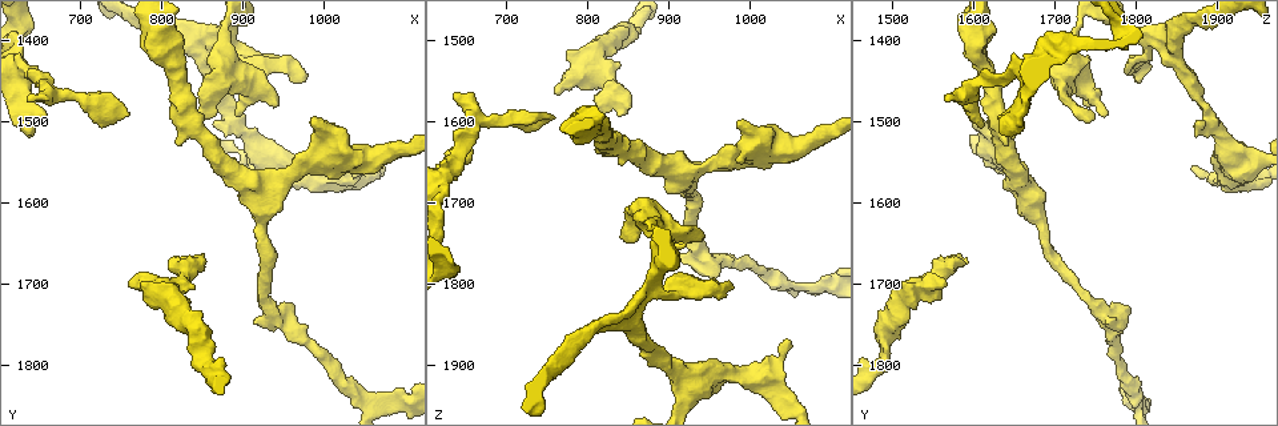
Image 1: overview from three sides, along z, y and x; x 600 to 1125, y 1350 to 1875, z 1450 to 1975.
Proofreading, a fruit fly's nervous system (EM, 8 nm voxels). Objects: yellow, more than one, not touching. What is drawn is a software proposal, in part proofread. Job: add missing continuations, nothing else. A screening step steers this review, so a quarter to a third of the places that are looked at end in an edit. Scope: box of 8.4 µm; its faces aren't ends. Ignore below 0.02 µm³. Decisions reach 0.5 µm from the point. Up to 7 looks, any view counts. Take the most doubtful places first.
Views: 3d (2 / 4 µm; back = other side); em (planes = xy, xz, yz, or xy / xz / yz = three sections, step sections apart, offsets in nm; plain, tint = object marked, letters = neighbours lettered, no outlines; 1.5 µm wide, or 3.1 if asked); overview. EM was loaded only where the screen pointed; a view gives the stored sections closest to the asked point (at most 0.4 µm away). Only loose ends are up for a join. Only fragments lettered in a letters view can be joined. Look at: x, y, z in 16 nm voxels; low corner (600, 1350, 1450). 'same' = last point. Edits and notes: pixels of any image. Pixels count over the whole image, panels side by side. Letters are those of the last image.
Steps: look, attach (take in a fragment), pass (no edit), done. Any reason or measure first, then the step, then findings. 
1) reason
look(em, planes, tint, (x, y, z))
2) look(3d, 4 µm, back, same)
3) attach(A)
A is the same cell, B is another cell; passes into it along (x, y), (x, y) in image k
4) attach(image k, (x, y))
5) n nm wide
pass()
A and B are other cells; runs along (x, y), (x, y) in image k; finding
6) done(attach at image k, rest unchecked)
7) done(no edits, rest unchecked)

branch stops here
look(em, planes, letters, (970, 1450, 1800))

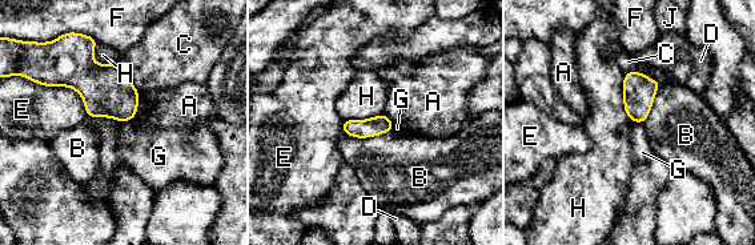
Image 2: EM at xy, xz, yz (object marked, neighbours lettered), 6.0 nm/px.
pass()
A, B, C, D, E, F, G, H and J are other cells; border along (623, 75), (623, 111), (633, 121) in image 2; none of them fits

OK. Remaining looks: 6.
thick end
look(3d, 2 µm, (760, 1700, 1565))

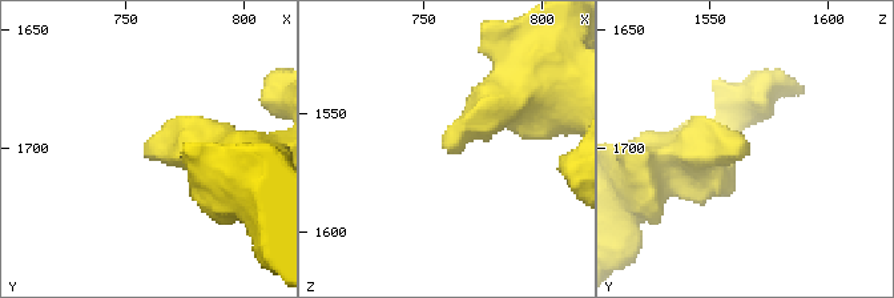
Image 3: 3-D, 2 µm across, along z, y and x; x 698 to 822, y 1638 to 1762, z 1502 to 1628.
look(em, planes, plain, (760, 1697, 1566))

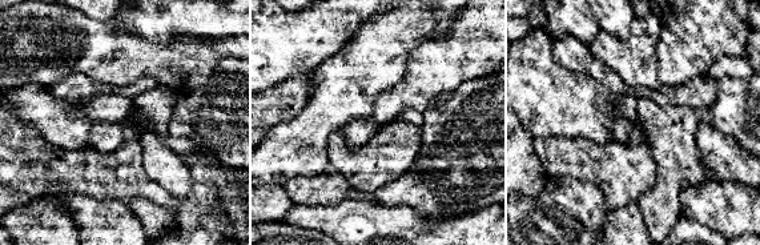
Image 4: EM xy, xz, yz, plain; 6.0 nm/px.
look(em, planes, letters, same)

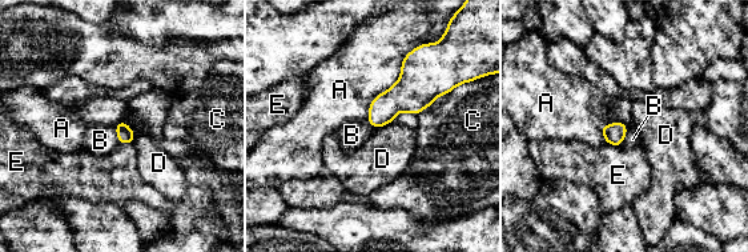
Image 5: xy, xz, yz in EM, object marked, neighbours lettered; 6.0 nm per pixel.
pass()
A, B, C, D and E are other cells; none of them fits

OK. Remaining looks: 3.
an open end
look(3d, 2 µm, (635, 1475, 1570))

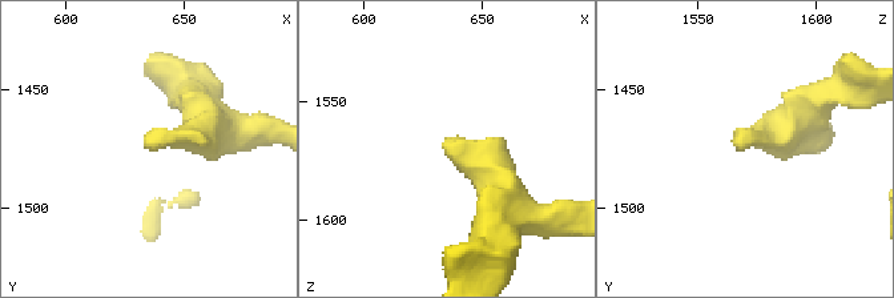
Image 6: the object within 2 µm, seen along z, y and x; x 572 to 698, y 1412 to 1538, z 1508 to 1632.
look(em, planes, letters, (635, 1474, 1567))

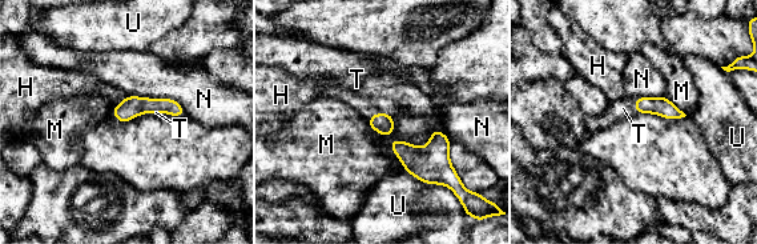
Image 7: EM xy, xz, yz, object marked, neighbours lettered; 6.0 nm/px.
130 nm wide
attach(T)
T is the same cell, H, M, N and U are other cells; passes into it along (661, 106), (635, 106), (623, 108) in image 7; the cell continues

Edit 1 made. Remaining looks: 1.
done(attach at image 7, rest unchecked)

